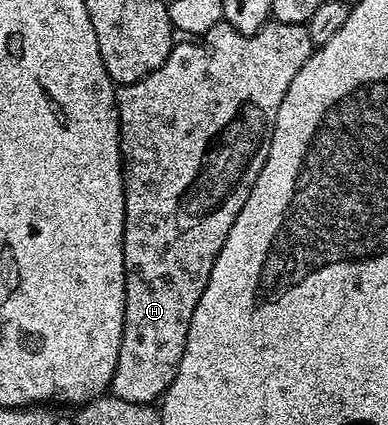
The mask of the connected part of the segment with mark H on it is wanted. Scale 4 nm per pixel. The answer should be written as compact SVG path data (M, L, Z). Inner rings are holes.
M272 19L261 30L246 36L224 22L213 26L213 30L209 30L204 36L187 38L176 43L162 66L153 70L145 78L132 84L122 85L116 91L115 105L119 111L119 152L123 156L123 189L125 190L125 226L123 227L125 322L121 350L117 354L117 370L111 379L110 395L125 398L125 402L155 404L173 382L181 366L181 354L185 354L185 338L189 334L189 322L193 322L193 310L197 310L197 302L201 302L201 294L205 294L205 286L209 286L209 274L213 270L213 262L217 262L217 254L221 254L221 246L225 246L225 238L229 238L229 230L237 214L241 214L241 206L245 206L245 198L249 198L249 190L253 190L253 182L257 182L257 174L261 174L261 166L265 166L265 158L269 158L269 146L273 138L273 126L277 122L277 110L281 110L281 98L285 98L285 90L289 90L289 82L297 78L297 70L305 66L312 51L313 45L306 24L286 24Z

